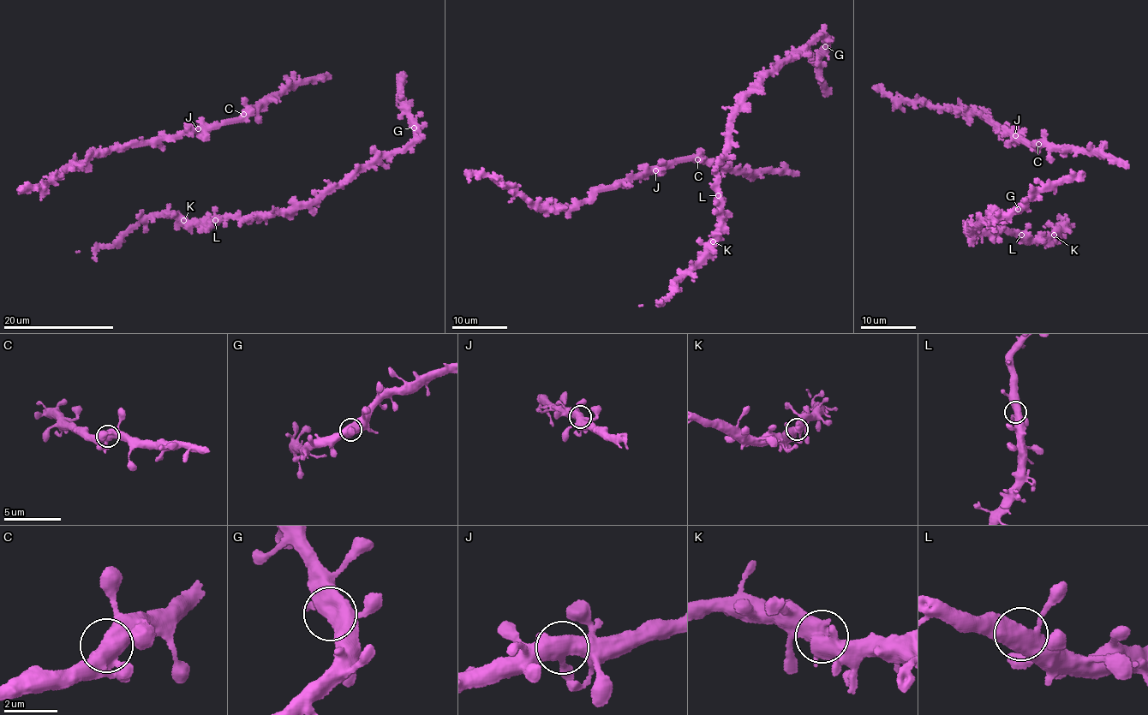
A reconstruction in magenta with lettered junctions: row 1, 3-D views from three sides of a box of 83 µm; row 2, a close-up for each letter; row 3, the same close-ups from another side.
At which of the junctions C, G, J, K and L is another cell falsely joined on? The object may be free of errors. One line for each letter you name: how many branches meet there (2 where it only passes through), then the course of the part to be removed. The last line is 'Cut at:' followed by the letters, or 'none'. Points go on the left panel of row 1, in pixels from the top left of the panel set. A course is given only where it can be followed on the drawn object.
Cut at: none

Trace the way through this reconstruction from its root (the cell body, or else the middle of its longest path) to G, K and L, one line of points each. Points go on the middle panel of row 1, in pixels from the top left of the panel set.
G: (825, 84), (822, 79), (819, 56), (825, 46)
K: (825, 84), (819, 56), (826, 40), (821, 36), (761, 73), (744, 94), (718, 166), (720, 225), (713, 241)
L: (825, 84), (819, 56), (826, 40), (821, 36), (761, 73), (735, 116), (718, 166), (718, 195)

